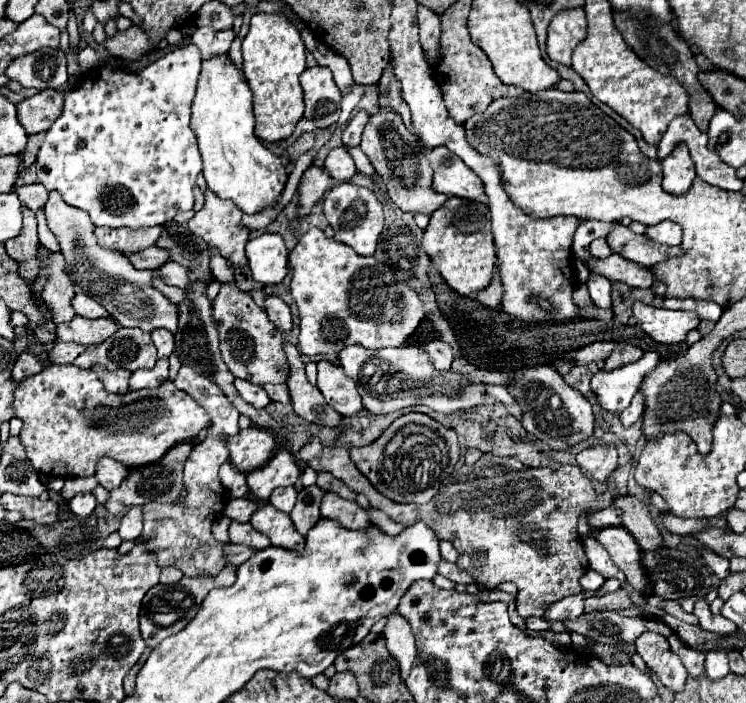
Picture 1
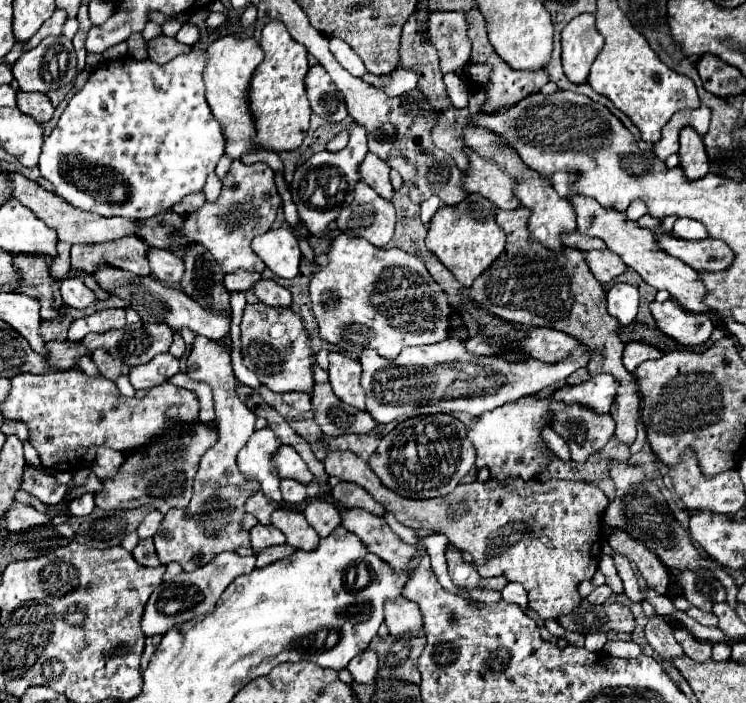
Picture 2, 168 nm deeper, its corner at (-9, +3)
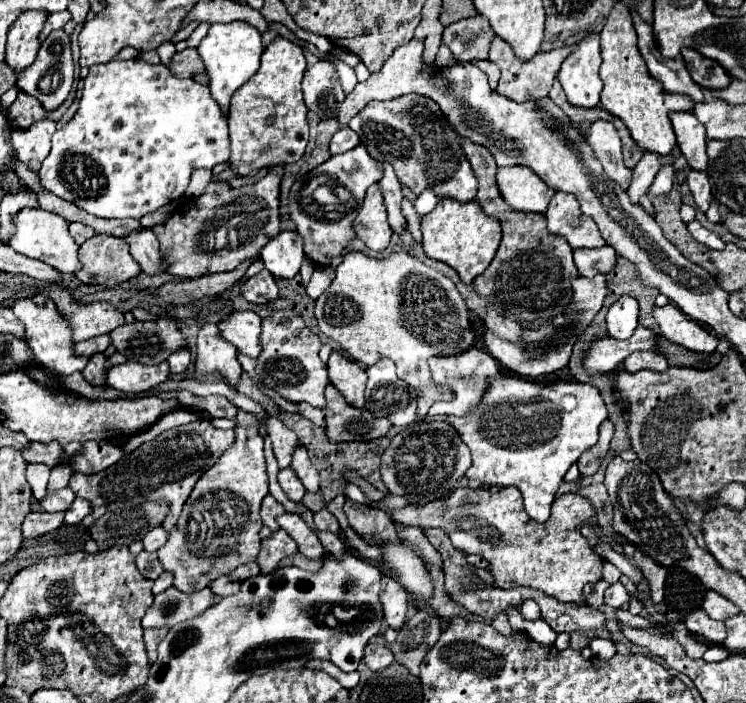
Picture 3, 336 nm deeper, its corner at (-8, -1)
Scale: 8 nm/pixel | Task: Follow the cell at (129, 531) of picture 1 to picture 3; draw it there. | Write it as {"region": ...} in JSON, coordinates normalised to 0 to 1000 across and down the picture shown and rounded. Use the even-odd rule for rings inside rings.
{"region":[[[206,750],[193,761],[190,772],[193,772],[196,784],[209,784],[212,778],[217,778],[223,772],[223,767],[225,767],[225,758],[220,755],[220,750]]]}

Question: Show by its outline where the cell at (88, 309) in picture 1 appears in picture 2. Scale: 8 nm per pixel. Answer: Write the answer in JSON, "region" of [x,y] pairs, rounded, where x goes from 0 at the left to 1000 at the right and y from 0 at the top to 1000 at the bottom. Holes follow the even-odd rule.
{"region":[[[106,394],[87,397],[82,403],[82,420],[84,420],[87,434],[101,437],[101,440],[119,440],[130,428],[127,417],[122,411],[117,411]]]}

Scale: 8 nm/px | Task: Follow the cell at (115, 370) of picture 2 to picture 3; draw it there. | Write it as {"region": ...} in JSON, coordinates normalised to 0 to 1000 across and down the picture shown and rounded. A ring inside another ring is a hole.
{"region":[[[131,502],[131,505],[121,508],[118,519],[110,528],[110,533],[115,536],[118,545],[123,545],[123,548],[139,548],[142,545],[142,522],[139,522],[139,516],[142,516],[139,502]]]}

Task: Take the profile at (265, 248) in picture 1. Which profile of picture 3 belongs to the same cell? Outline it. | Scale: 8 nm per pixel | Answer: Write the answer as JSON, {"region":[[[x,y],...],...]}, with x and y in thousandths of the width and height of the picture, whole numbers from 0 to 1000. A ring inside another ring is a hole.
{"region":[[[378,329],[365,337],[349,357],[349,368],[367,394],[391,397],[408,368],[405,337],[397,329]]]}

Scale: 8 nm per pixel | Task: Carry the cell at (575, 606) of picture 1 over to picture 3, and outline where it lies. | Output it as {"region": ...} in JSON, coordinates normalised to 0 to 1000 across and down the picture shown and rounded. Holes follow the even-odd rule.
{"region":[[[834,829],[818,832],[818,835],[812,838],[812,844],[810,844],[810,858],[818,861],[818,863],[834,863],[834,861],[842,858],[842,855],[845,855],[845,846],[839,844],[839,838],[836,838]]]}

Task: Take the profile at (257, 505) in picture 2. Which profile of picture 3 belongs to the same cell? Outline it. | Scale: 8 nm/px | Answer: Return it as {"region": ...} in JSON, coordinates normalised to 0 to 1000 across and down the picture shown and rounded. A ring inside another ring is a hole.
{"region":[[[357,704],[354,713],[351,713],[351,724],[349,724],[349,735],[351,735],[351,744],[359,747],[365,755],[373,755],[373,744],[370,744],[370,735],[378,733],[383,724],[365,707],[365,704]]]}

